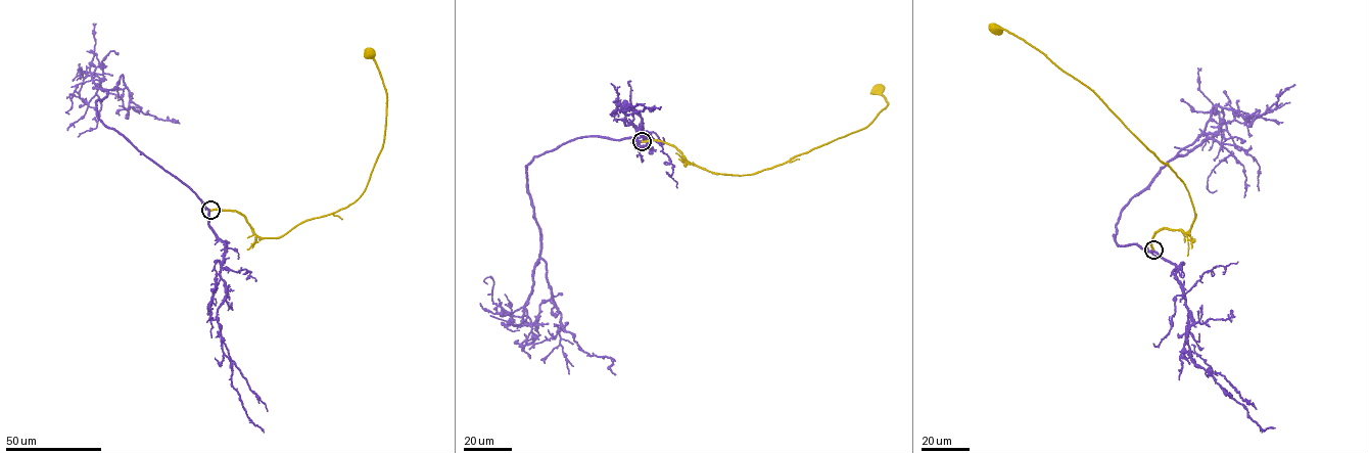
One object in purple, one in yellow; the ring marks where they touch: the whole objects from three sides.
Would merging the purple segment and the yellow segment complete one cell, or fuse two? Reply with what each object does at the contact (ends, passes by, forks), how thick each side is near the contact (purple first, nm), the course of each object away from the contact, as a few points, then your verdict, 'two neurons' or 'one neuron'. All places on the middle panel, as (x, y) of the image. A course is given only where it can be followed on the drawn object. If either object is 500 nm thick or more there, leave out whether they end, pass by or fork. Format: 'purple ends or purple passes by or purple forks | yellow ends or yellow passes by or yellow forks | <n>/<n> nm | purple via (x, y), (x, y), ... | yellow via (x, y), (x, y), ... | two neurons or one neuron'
purple passes by | yellow ends | 400/400 nm | purple via (642, 141), (576, 138), (527, 166), (539, 257), (560, 325), (589, 355), (611, 358), (615, 375) | yellow via (642, 141), (658, 140), (671, 144), (685, 161), (715, 173), (755, 174), (865, 128), (888, 102), (878, 87) | one neuron

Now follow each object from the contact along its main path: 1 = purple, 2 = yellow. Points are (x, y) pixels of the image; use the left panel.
1: (210, 210), (103, 124), (97, 100), (123, 75), (130, 98), (143, 114), (180, 123)
2: (210, 210), (235, 211), (257, 236), (278, 237), (357, 200), (381, 150), (385, 128), (385, 89), (369, 52)

